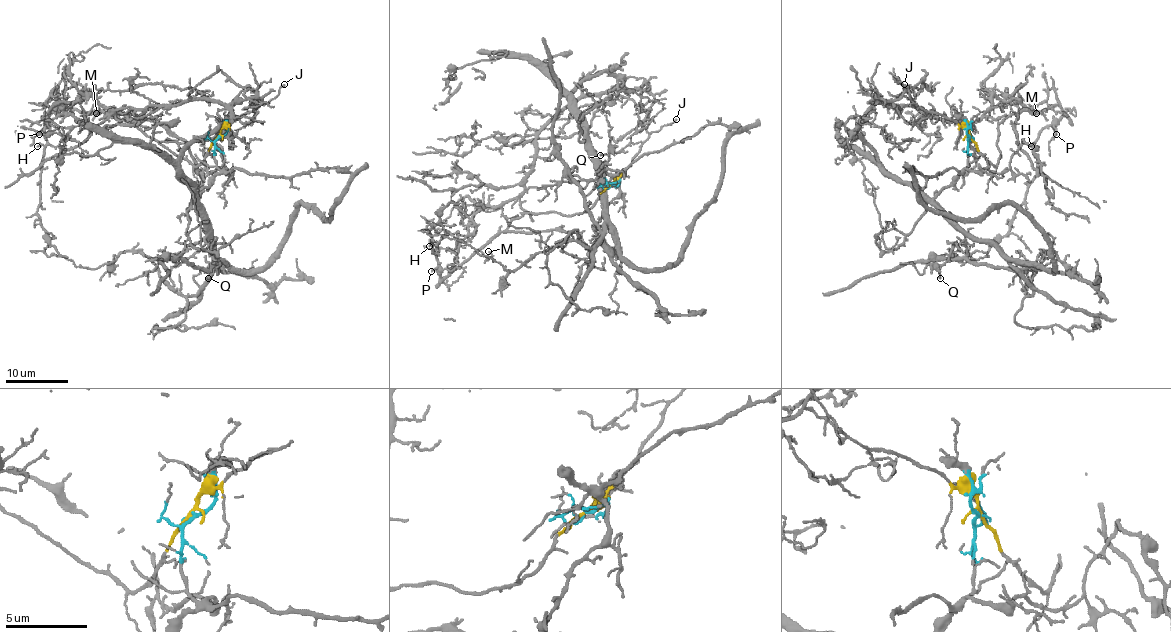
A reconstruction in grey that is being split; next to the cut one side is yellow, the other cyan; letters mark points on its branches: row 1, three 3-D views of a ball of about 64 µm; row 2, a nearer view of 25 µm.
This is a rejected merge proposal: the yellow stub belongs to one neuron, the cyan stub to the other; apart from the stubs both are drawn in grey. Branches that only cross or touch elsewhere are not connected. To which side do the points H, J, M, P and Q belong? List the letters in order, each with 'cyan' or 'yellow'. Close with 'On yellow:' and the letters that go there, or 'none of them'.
H: yellow
J: yellow
M: yellow
P: yellow
Q: cyan
On yellow: H, J, M, P

